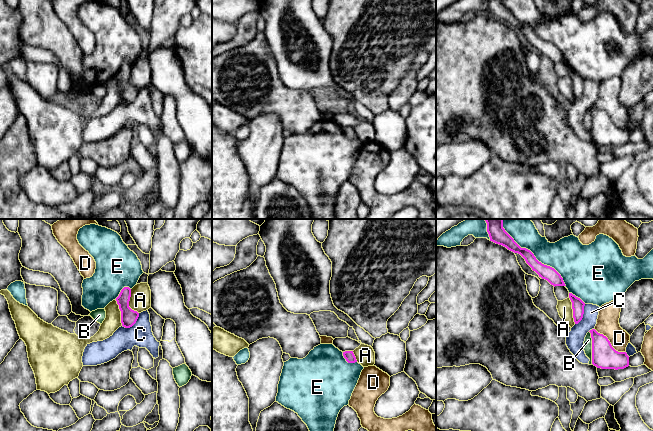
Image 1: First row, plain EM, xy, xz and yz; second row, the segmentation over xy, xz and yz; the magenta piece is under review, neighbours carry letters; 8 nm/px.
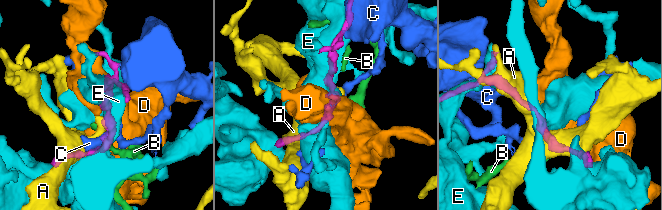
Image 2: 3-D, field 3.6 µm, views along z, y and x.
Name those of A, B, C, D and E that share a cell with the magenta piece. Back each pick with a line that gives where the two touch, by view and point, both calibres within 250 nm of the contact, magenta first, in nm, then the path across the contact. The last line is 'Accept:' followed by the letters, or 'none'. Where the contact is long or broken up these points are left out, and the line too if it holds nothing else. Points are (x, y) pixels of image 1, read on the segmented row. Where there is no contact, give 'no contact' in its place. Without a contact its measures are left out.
Accept: none

